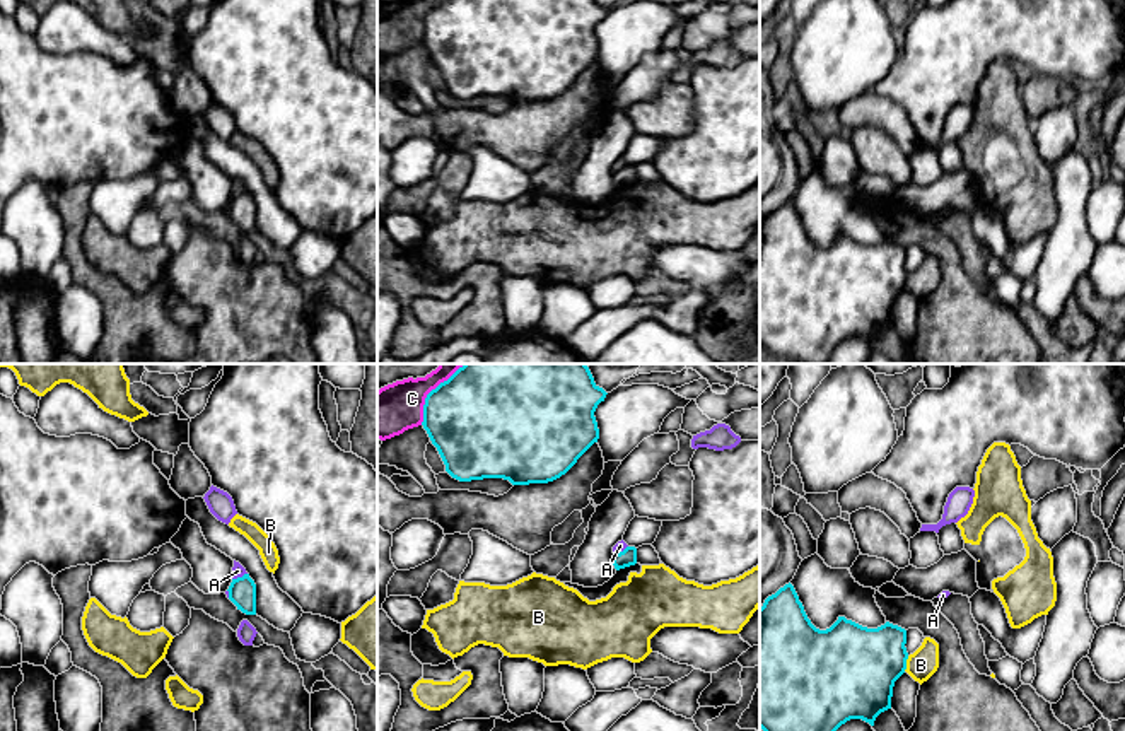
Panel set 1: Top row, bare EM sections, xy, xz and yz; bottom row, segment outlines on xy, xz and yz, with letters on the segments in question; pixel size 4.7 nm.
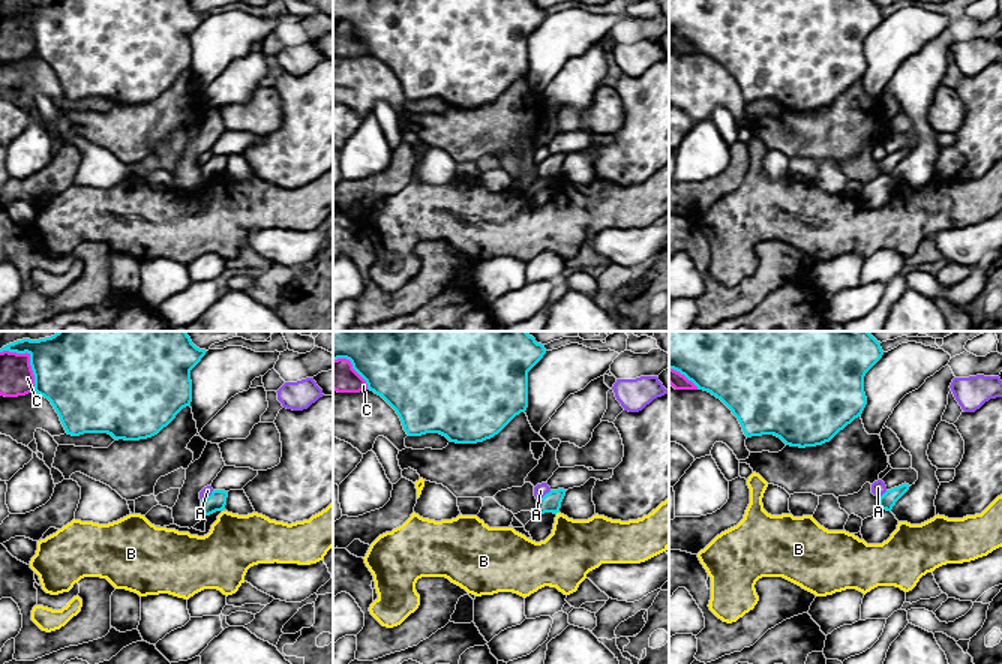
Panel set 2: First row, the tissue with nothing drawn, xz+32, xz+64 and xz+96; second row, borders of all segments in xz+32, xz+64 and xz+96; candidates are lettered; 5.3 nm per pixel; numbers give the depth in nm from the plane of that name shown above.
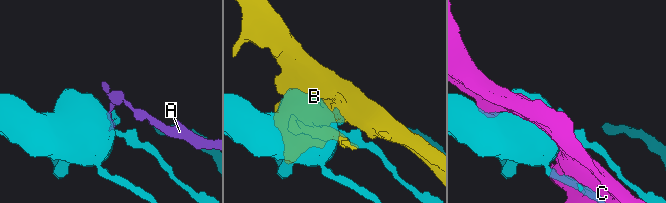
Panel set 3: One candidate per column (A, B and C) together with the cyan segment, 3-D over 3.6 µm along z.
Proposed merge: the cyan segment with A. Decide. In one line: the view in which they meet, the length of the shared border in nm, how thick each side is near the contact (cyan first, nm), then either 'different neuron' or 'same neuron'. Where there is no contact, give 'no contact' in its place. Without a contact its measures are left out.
meets cyan in xy; contact 80 nm long; 130 nm thick on the cyan side, 60 nm on the other; different neuron

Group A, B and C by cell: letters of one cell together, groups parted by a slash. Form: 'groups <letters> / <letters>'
groups A / B / C

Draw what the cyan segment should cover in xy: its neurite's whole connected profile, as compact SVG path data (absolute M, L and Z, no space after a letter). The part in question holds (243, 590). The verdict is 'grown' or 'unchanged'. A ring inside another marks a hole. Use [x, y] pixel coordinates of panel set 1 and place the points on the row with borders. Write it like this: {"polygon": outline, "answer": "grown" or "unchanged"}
{"polygon": "M244 574L242 577L232 579L229 586L229 599L246 615L256 615L256 584Z", "answer": "unchanged"}

